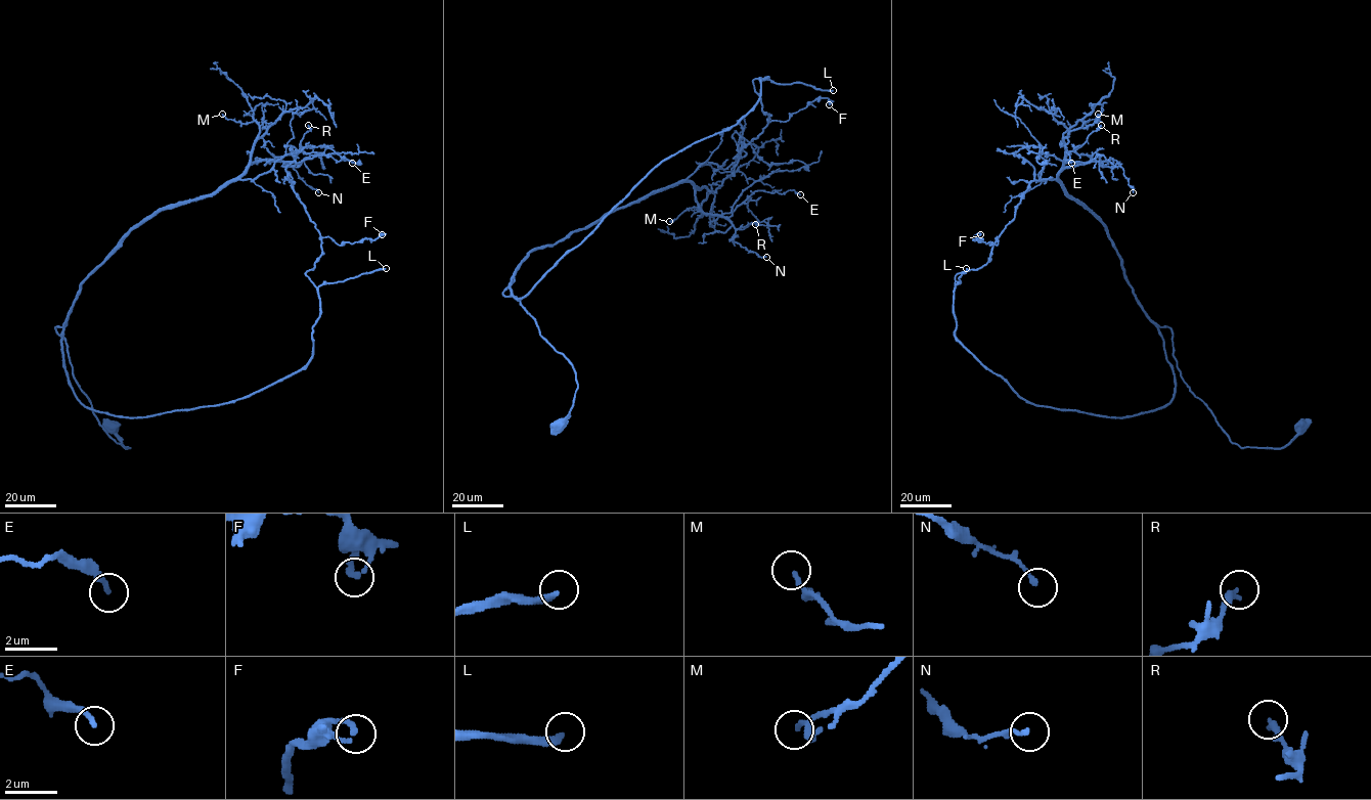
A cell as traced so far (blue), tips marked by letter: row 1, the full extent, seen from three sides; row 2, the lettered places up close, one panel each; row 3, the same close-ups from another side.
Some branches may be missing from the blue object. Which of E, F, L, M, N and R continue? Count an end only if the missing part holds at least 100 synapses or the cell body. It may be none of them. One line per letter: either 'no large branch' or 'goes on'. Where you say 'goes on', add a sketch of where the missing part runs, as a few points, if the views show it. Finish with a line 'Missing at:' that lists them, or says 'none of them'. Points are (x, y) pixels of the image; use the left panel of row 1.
E: no large branch
F: no large branch
L: goes on
M: no large branch
N: no large branch
R: no large branch
Missing at: L

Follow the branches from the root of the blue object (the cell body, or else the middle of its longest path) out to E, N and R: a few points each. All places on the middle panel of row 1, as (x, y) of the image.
E: (560, 426), (576, 372), (502, 294), (530, 252), (681, 182), (711, 214), (732, 212), (758, 190), (800, 194)
N: (560, 426), (576, 372), (502, 294), (530, 252), (690, 182), (698, 206), (735, 228), (735, 241), (766, 257)
R: (560, 426), (576, 372), (502, 294), (527, 255), (681, 182), (704, 213), (731, 213), (747, 200), (755, 224)

